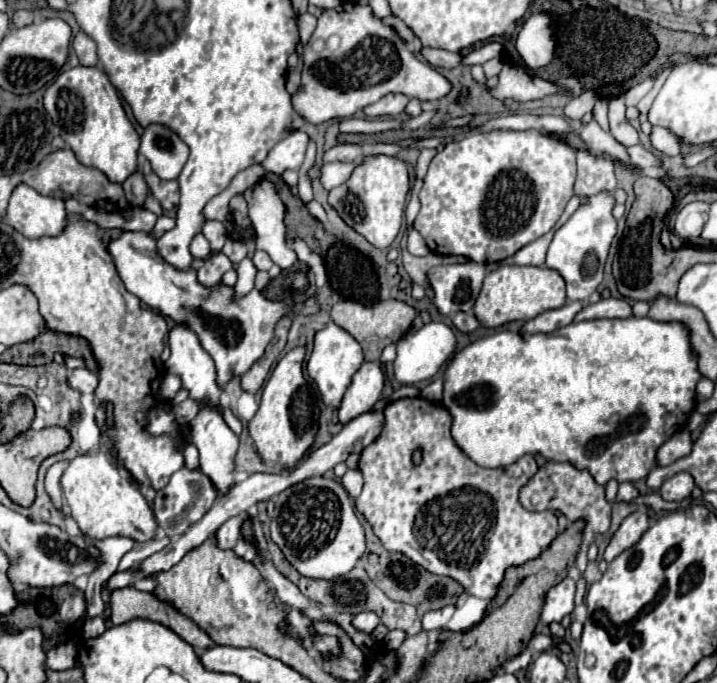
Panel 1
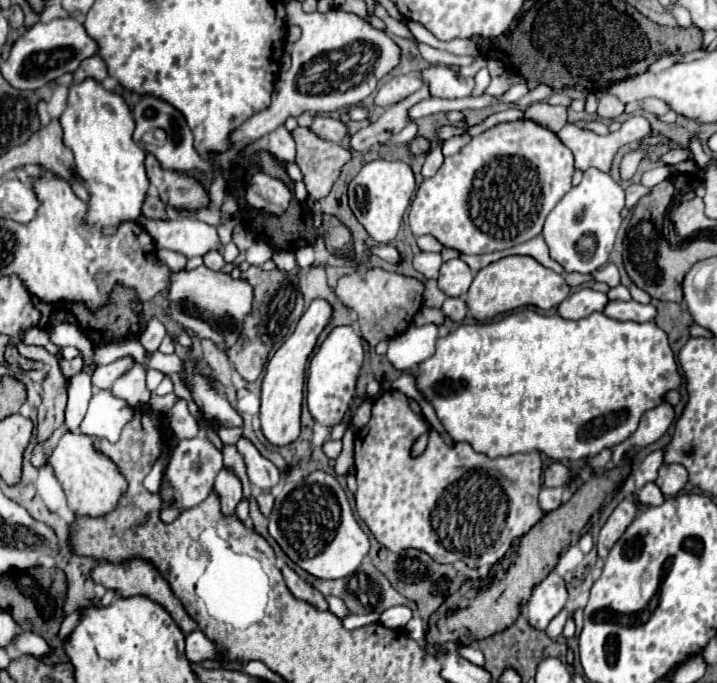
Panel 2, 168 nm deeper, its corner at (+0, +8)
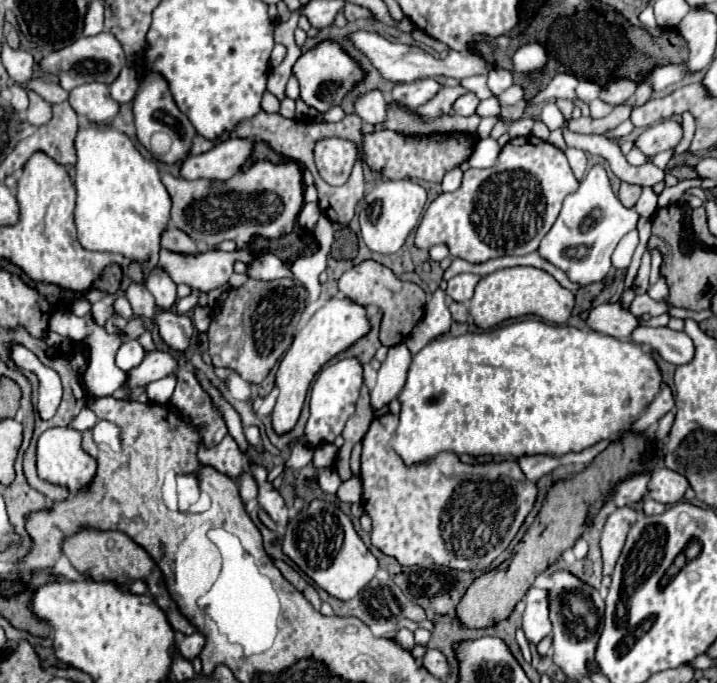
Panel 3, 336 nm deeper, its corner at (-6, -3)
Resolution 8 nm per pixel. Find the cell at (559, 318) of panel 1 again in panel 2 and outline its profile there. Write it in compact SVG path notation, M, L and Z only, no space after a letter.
M583 288L559 304L559 316L569 320L581 320L593 312L603 312L609 302L611 298L607 294L595 292L591 288Z

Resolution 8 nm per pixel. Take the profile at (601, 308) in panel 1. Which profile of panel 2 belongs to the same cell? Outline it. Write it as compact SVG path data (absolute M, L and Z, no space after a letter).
M613 300L607 304L605 316L619 320L619 322L651 322L657 316L657 308L653 304L639 304L639 302L621 302Z

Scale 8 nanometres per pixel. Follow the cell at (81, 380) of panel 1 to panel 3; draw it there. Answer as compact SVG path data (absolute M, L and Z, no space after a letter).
M167 351L149 353L147 359L143 359L143 363L139 363L139 367L133 367L131 371L127 371L123 389L145 387L153 381L159 381L159 379L171 375L173 371L177 371L177 363L173 361L173 357Z

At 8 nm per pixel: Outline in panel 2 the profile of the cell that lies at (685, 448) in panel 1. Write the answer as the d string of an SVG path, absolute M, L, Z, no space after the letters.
M655 450L655 452L651 452L651 454L641 462L641 466L637 468L637 472L633 474L635 488L639 490L639 488L643 488L645 484L655 482L655 478L657 478L657 470L659 470L661 464L663 464L663 450Z

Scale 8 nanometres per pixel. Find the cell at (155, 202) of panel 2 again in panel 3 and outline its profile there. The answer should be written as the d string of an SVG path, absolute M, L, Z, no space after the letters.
M167 227L167 231L163 231L161 247L169 249L169 251L177 251L177 253L195 253L197 251L195 243L177 227Z

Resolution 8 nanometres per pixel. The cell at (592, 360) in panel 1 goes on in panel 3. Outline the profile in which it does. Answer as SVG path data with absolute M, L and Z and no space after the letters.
M525 319L517 321L493 331L483 331L483 333L465 333L459 337L445 335L443 339L431 341L425 349L421 349L409 367L407 383L403 391L399 393L401 401L401 421L399 427L393 435L393 449L401 455L401 459L411 465L417 461L427 461L433 455L441 451L453 451L453 453L467 453L467 455L499 455L499 457L527 457L527 455L553 455L553 457L563 457L567 453L579 453L587 447L597 445L599 441L605 441L625 429L629 429L641 413L651 405L655 395L661 391L663 375L657 365L657 361L651 355L651 349L647 345L639 345L631 339L615 339L597 331L589 329L575 329L575 327L565 327L565 325L547 325L537 319Z

